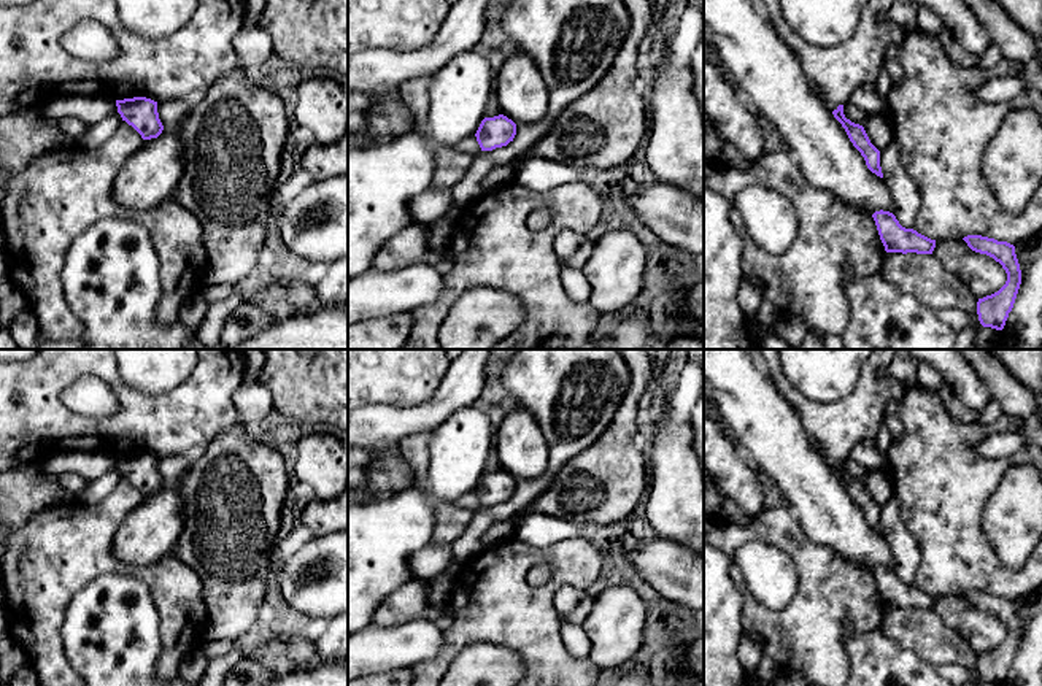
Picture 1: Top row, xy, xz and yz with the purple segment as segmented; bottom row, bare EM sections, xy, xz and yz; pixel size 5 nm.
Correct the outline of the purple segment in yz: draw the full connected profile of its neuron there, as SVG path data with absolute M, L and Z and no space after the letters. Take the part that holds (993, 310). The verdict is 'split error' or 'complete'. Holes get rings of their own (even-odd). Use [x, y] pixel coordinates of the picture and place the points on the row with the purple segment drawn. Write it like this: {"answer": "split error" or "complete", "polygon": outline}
{"answer": "complete", "polygon": "M967 235L963 240L972 251L986 254L999 262L1007 273L1007 281L998 292L978 299L977 302L980 324L983 327L1002 330L1021 284L1021 270L1015 246L982 235Z"}

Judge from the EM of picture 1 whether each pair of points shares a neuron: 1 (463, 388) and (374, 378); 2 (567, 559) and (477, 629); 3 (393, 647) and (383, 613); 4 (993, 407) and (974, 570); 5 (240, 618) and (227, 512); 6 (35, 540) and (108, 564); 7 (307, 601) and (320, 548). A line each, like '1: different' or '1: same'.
1: different
2: same
3: different
4: different
5: same
6: same
7: same

